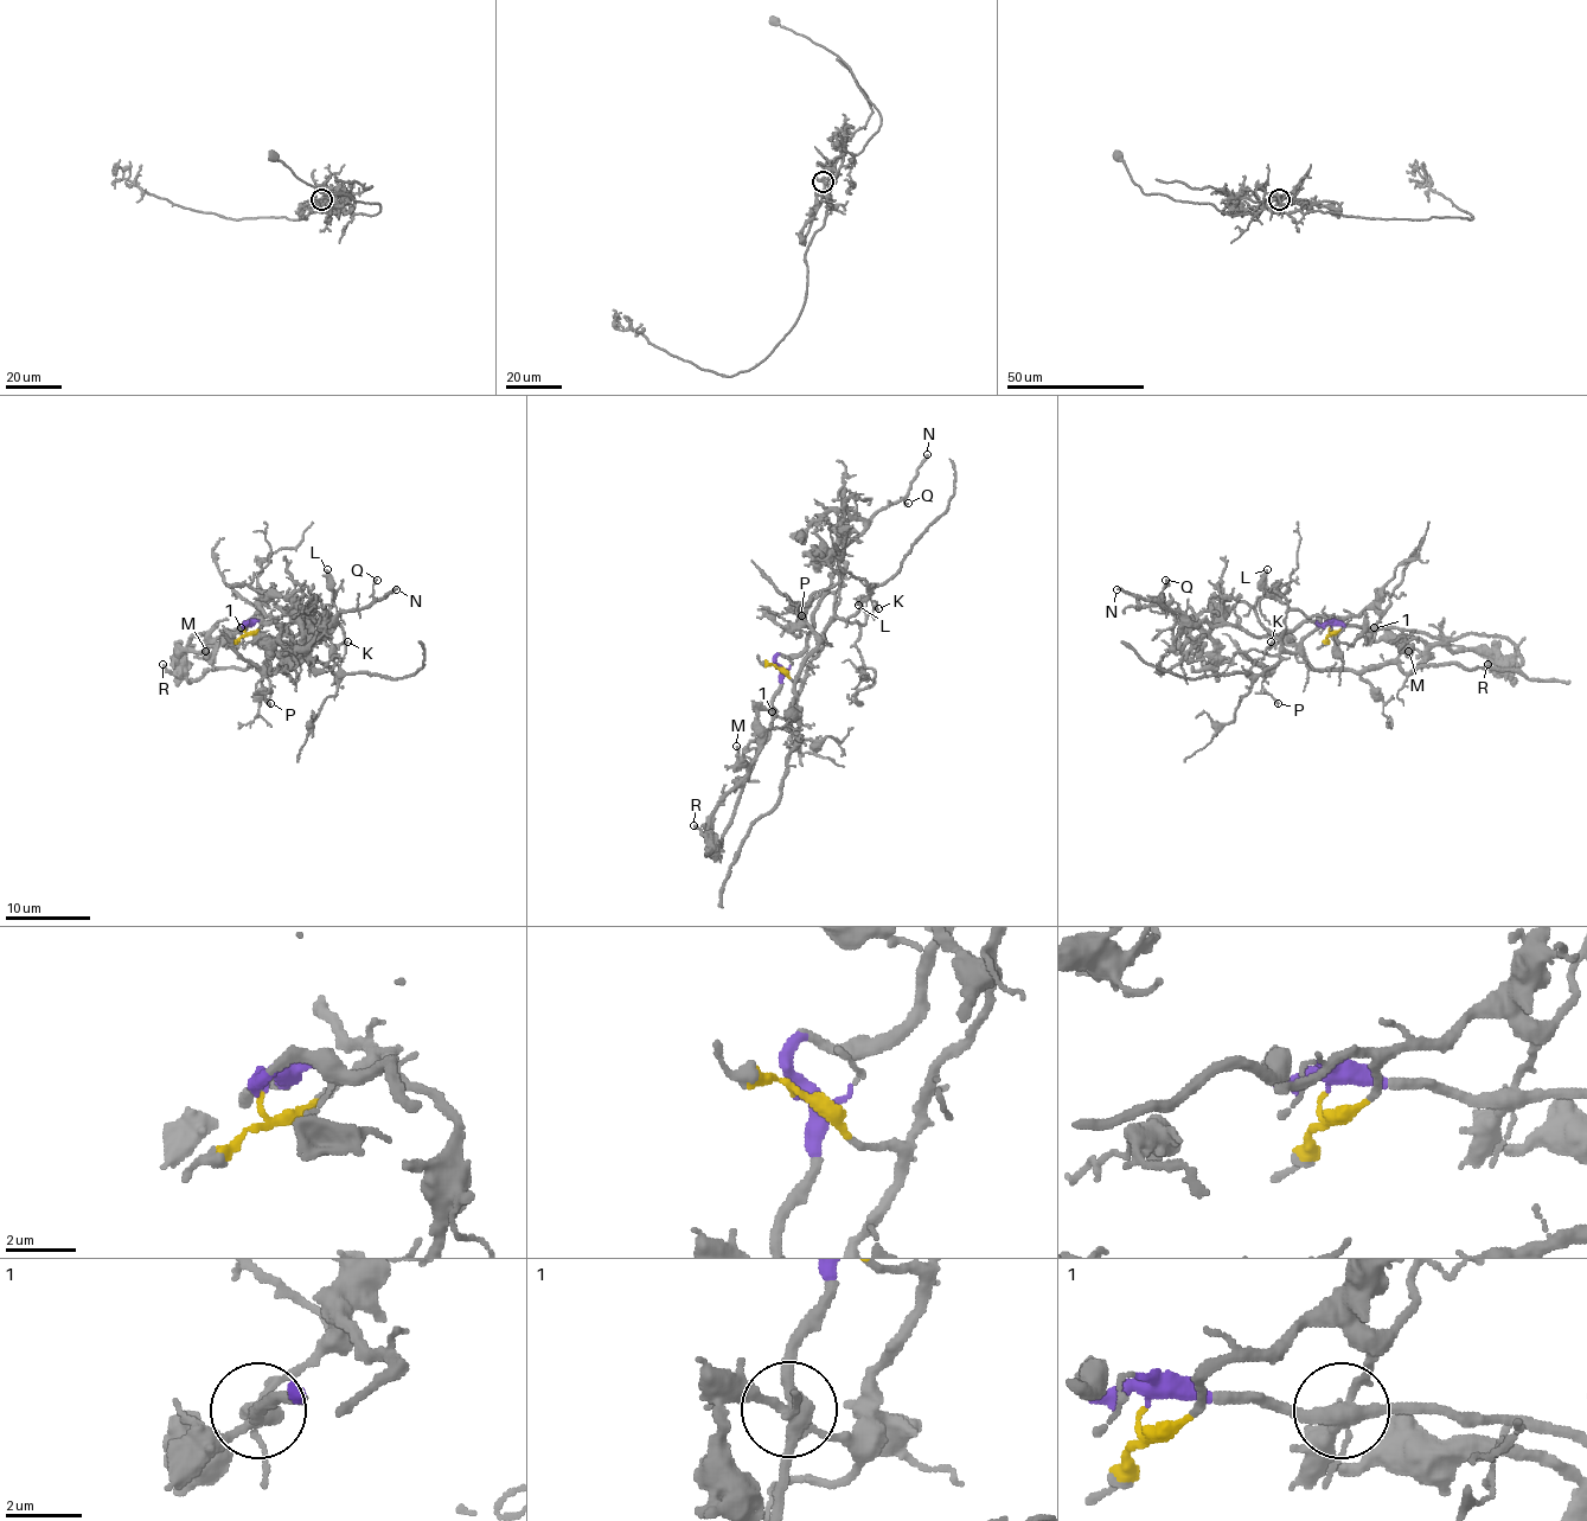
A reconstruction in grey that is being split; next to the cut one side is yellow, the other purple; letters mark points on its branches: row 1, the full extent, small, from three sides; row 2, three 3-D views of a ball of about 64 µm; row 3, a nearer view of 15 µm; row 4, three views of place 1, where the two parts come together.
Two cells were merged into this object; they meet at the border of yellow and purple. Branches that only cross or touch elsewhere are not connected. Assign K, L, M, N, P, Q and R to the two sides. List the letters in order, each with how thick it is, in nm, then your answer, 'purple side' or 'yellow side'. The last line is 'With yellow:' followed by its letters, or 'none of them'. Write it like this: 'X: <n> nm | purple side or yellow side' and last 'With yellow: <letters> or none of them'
K: 110 nm | yellow side
L: 360 nm | yellow side
M: 150 nm | purple side
N: 220 nm | purple side
P: 130 nm | yellow side
Q: 120 nm | purple side
R: 200 nm | purple side
With yellow: K, L, P

